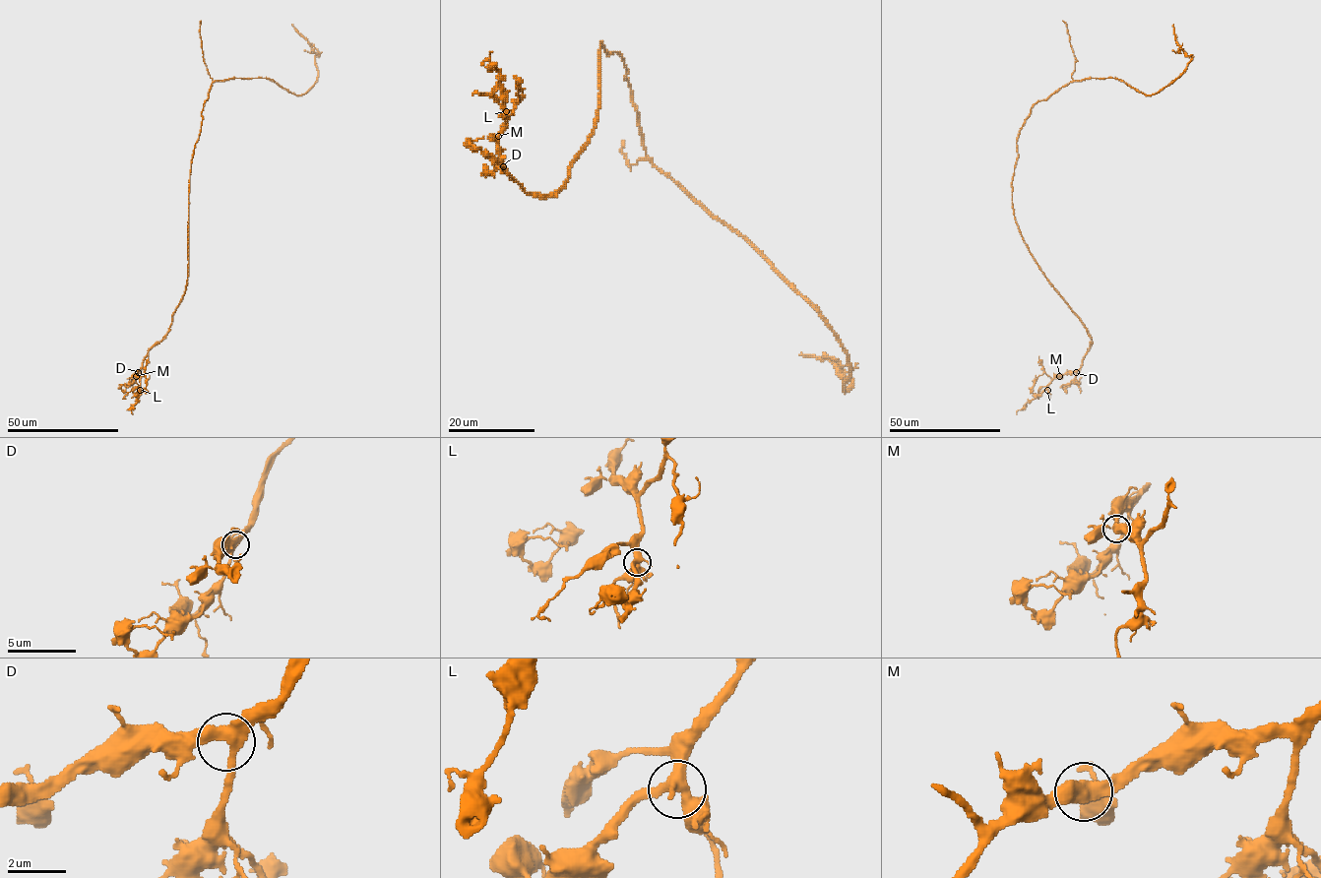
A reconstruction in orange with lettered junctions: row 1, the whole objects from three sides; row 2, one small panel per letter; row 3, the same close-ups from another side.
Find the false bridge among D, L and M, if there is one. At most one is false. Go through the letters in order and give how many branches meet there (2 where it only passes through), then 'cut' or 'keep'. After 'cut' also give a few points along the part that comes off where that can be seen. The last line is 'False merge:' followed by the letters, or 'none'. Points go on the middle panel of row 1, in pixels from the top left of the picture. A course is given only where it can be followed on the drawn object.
D: branches 3; keep
L: branches 3; keep
M: branches 3; keep
False merge: none

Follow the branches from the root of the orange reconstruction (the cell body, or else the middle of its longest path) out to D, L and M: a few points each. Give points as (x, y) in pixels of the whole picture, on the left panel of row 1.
D: (193, 156), (186, 289), (172, 315), (169, 331), (149, 350), (138, 372)
L: (193, 156), (189, 176), (187, 285), (169, 331), (149, 350), (136, 373), (140, 390)
M: (193, 156), (186, 289), (172, 315), (169, 331), (149, 350), (136, 376)

